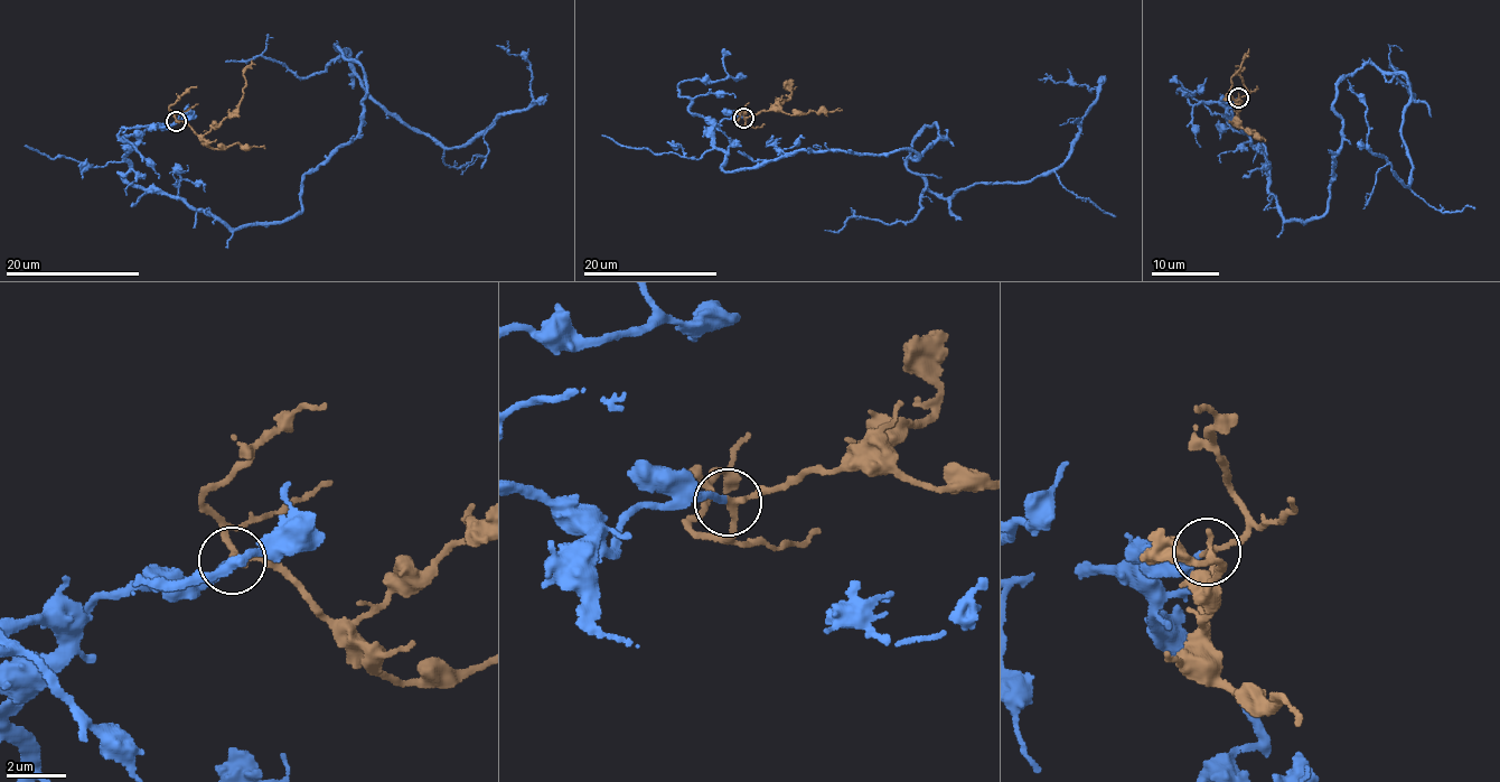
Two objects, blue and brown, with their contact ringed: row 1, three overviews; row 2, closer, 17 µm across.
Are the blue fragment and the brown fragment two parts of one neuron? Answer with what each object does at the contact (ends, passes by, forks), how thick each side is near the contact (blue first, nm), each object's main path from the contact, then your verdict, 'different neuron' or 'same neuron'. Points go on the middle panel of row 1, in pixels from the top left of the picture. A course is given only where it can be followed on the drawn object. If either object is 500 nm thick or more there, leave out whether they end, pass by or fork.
blue ends; brown passes by; calibres 200 and 190 nm; course blue (742, 118), (724, 170), (917, 160), (935, 124), (907, 166), (947, 199), (1065, 163), (1096, 90), (1038, 78); course brown (744, 117), (787, 100), (789, 80), (791, 85), (787, 87), (793, 89); same neuron

